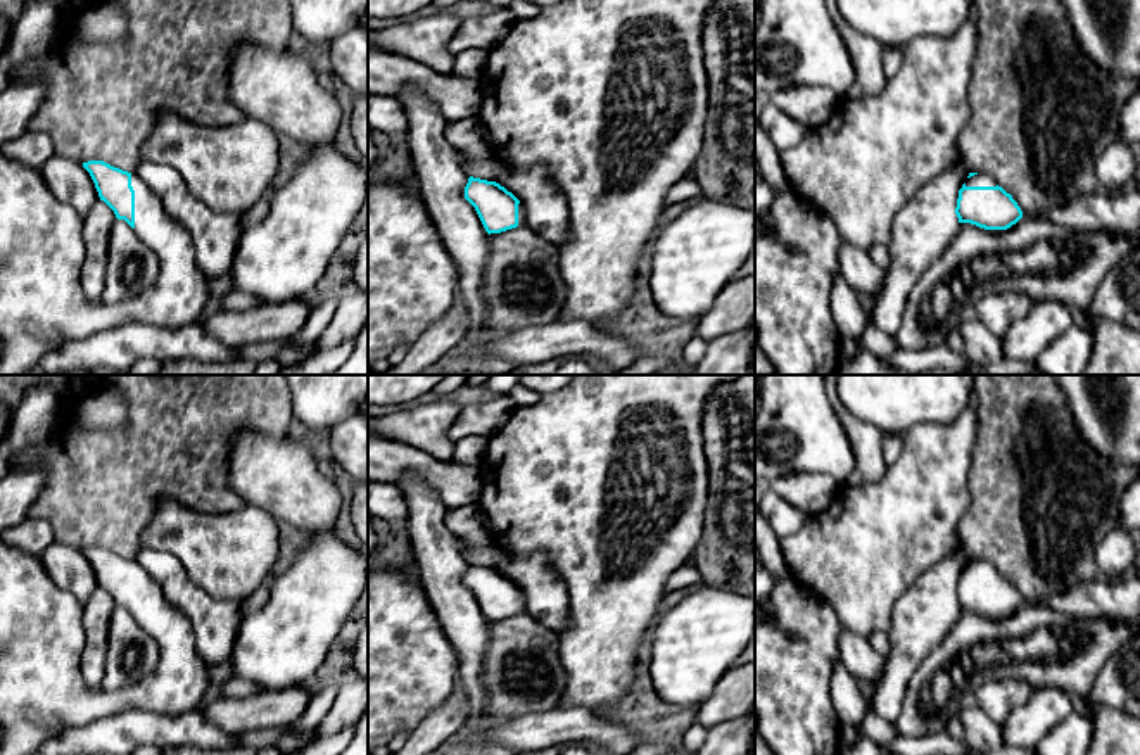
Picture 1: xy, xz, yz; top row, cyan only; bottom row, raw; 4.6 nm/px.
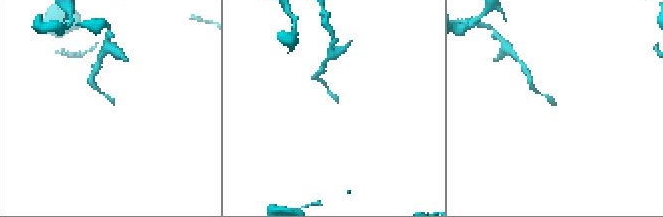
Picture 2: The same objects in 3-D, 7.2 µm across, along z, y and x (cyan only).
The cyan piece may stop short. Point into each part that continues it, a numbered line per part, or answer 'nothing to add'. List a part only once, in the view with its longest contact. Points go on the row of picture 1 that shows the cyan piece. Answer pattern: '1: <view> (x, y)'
1: xy (42, 304)

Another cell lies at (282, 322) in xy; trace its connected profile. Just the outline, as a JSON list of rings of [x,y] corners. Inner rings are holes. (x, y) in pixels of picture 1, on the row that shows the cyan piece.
[[[314,297],[280,304],[261,304],[245,311],[218,311],[207,316],[202,328],[230,347],[247,342],[290,342],[304,328]]]

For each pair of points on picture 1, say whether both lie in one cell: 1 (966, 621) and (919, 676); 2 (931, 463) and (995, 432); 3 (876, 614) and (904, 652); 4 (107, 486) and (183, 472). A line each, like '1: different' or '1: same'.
1: same
2: different
3: different
4: same

